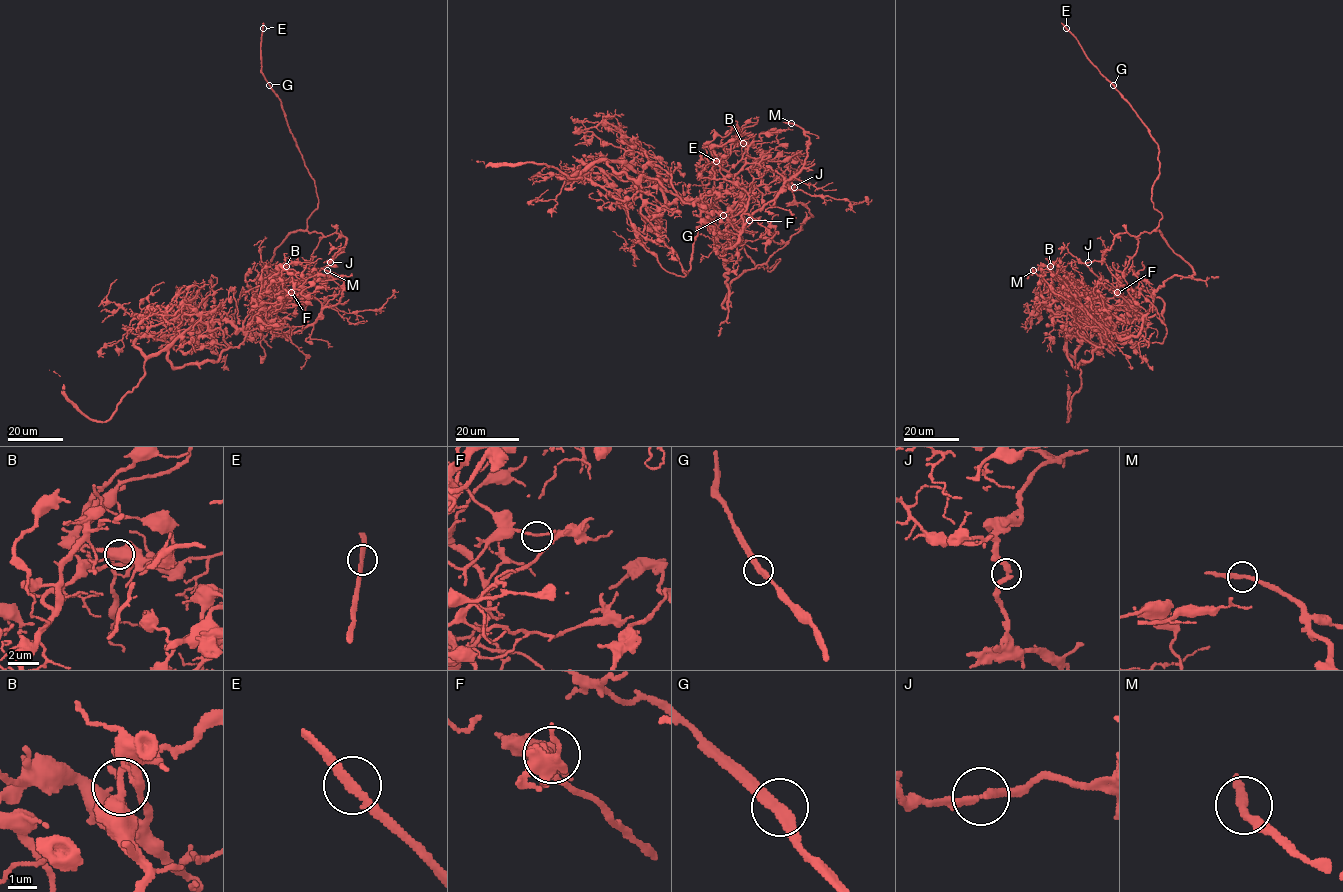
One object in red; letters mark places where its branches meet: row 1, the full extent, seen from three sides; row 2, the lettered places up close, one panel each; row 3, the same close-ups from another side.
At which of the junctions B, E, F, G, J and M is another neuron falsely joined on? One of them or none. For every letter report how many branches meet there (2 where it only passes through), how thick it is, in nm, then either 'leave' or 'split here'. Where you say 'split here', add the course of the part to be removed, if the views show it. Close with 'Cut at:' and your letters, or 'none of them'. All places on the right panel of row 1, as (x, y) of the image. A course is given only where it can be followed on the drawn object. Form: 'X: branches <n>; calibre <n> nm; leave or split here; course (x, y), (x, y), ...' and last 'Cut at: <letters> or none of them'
B: branches 2; calibre 320 nm; leave
E: branches 2; calibre 240 nm; leave
F: branches 2; calibre 150 nm; split here; course (1117, 292), (1145, 314), (1166, 280), (1194, 271), (1156, 230), (1162, 214), (1151, 199), (1157, 143), (1061, 23)
G: branches 2; calibre 300 nm; leave
J: branches 2; calibre 280 nm; leave
M: branches 2; calibre 240 nm; leave
Cut at: F

